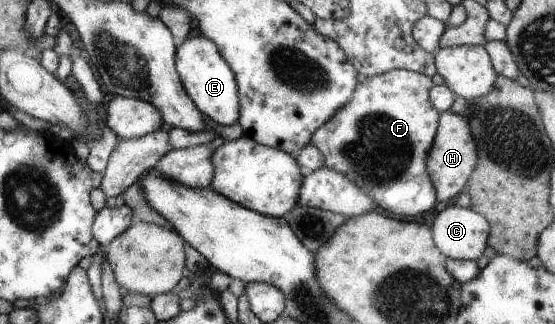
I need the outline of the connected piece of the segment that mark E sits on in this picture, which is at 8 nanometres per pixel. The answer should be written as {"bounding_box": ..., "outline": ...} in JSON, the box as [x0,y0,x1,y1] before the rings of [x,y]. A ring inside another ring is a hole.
{"bounding_box":[179,35,239,126],"outline":[[[203,35],[189,36],[179,47],[179,76],[183,76],[182,84],[187,84],[186,92],[191,92],[191,100],[195,104],[199,104],[199,108],[203,108],[203,114],[209,116],[213,122],[223,124],[223,126],[231,126],[239,120],[239,91],[235,74],[223,56],[219,54],[218,45],[209,37]]]}

